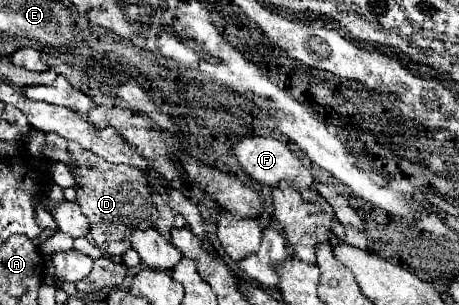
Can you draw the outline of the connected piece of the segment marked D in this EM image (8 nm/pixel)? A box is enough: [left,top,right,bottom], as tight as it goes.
[69,141,159,255]

